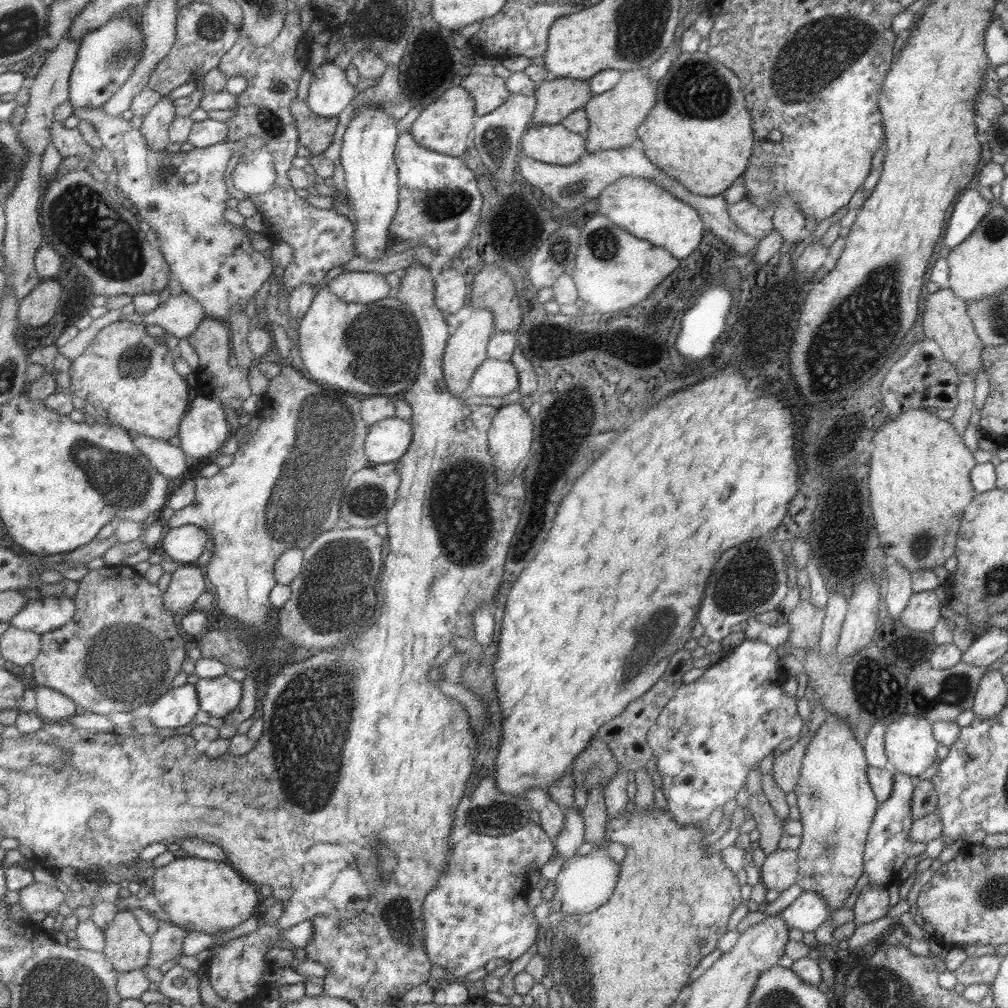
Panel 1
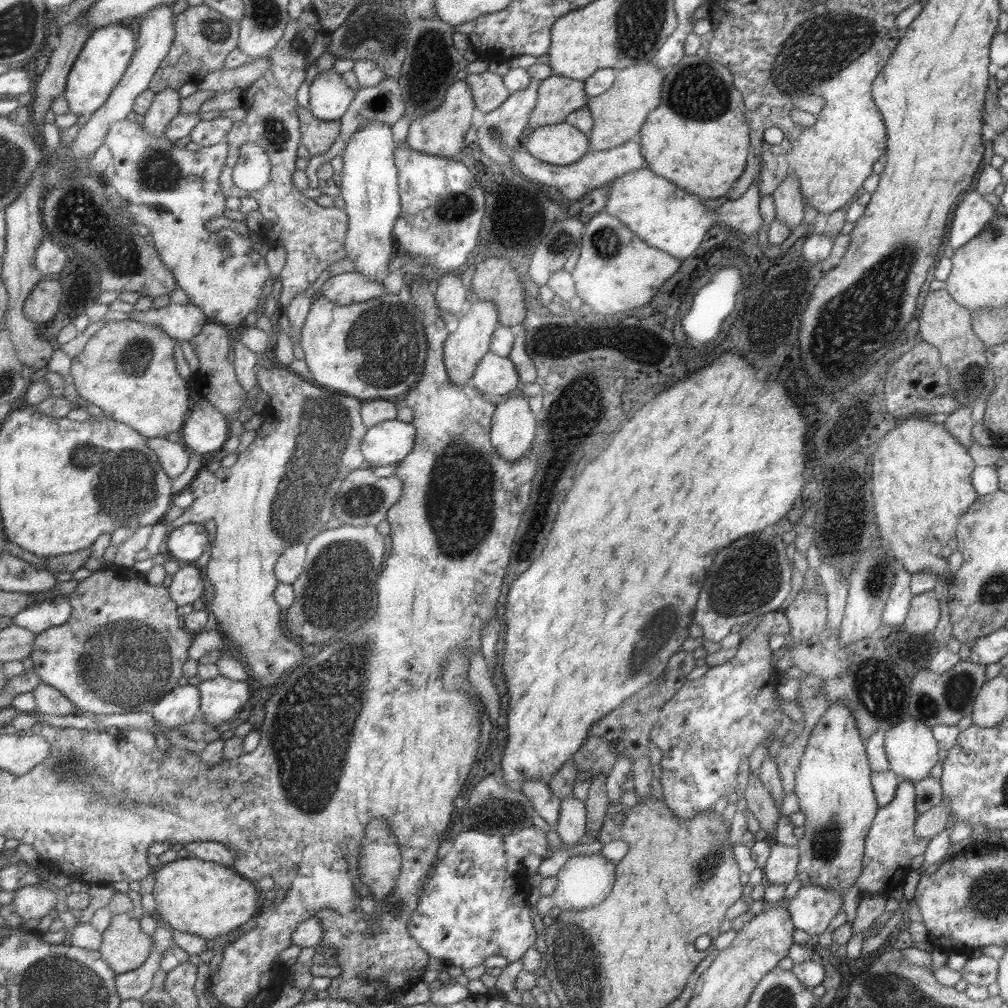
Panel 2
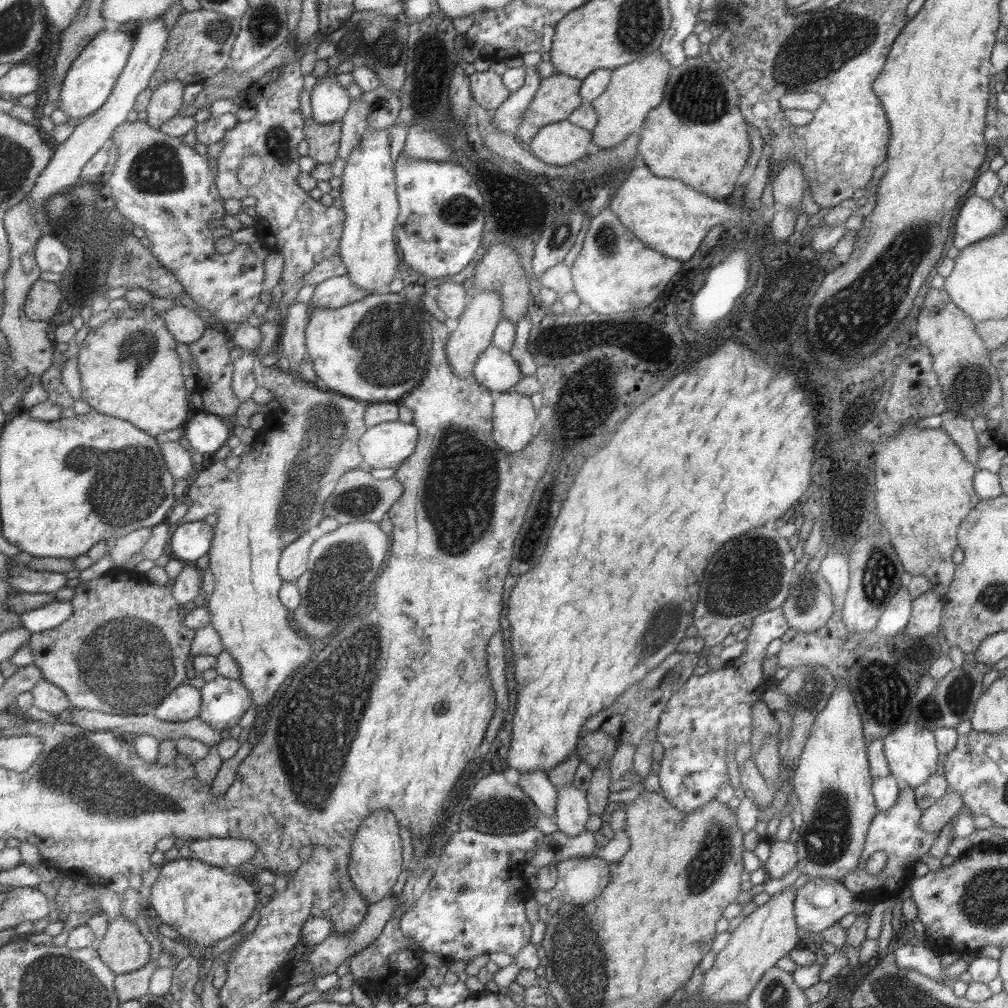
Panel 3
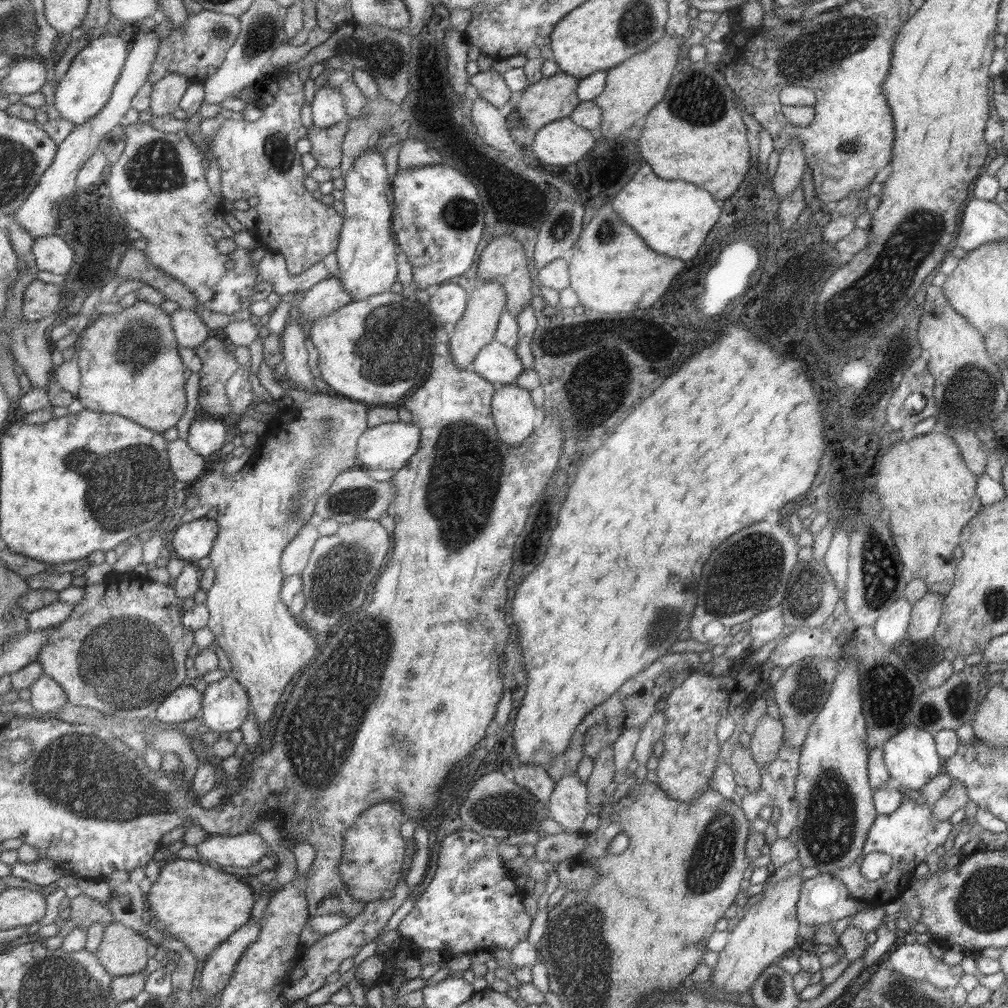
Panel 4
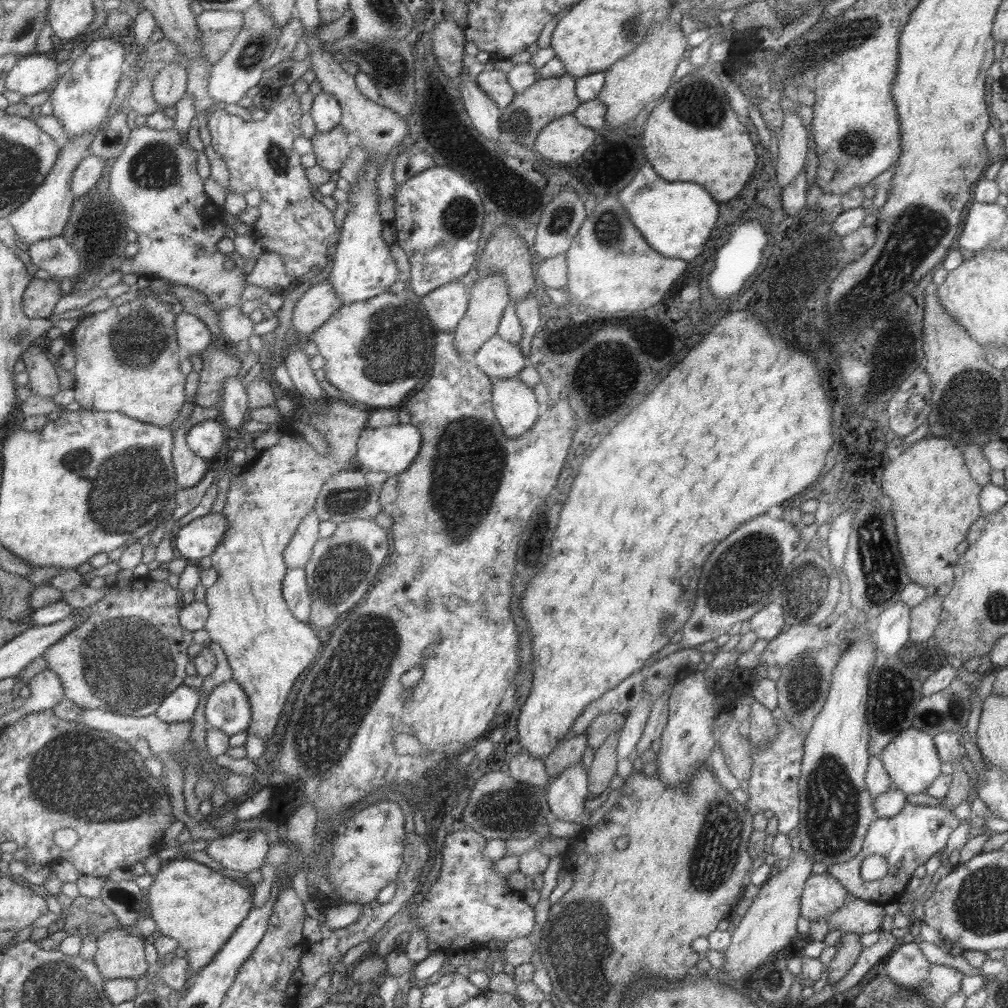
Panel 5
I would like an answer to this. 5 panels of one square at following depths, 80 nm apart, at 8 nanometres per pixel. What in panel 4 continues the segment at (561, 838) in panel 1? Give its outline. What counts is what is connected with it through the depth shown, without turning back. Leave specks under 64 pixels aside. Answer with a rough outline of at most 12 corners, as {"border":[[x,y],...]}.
{"border":[[575,774],[554,783],[548,812],[564,832],[593,812]]}

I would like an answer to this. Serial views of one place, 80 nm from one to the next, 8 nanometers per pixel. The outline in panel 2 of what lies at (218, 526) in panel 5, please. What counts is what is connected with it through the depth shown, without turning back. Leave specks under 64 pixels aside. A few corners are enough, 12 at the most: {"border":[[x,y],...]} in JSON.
{"border":[[203,523],[170,529],[171,558],[191,564],[207,544]]}

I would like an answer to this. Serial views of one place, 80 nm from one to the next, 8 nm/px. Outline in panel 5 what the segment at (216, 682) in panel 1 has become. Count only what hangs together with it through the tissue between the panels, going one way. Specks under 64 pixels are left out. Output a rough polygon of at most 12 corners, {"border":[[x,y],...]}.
{"border":[[232,678],[211,689],[207,726],[227,736],[245,731],[250,704]]}

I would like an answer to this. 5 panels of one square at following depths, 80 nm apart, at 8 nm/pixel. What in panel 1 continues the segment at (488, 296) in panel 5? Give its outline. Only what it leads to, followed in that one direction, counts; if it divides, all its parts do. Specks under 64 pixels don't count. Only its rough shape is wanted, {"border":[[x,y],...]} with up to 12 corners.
{"border":[[493,314],[453,324],[442,359],[446,389],[464,394],[487,359]]}

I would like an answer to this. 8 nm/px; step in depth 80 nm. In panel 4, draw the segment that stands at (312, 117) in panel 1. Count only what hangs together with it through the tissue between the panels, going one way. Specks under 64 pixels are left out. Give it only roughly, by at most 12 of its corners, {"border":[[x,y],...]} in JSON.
{"border":[[345,118],[327,128],[306,128],[317,165],[340,166]]}

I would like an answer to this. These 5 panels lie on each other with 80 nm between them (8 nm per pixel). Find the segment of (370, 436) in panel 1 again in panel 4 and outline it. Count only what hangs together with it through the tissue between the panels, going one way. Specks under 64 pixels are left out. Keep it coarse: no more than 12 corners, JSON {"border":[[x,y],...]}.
{"border":[[385,422],[359,436],[358,466],[401,468],[419,446],[412,423]]}

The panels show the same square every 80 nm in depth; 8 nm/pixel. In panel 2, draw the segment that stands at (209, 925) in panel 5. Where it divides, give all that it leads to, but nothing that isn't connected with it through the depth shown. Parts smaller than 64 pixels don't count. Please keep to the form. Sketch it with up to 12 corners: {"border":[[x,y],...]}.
{"border":[[177,858],[153,871],[162,923],[209,943],[257,910],[231,866]]}

